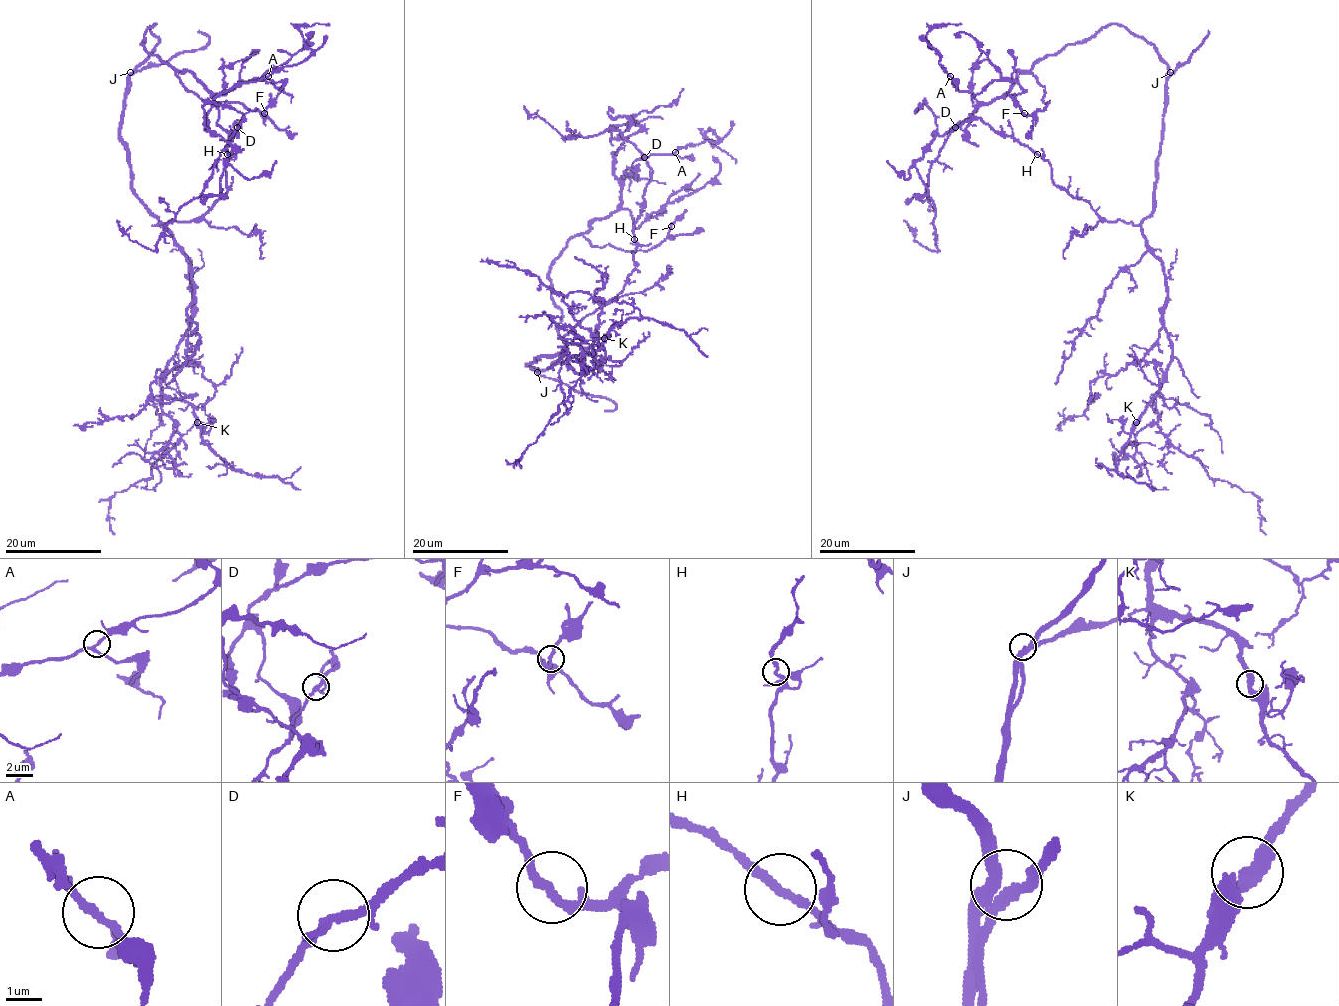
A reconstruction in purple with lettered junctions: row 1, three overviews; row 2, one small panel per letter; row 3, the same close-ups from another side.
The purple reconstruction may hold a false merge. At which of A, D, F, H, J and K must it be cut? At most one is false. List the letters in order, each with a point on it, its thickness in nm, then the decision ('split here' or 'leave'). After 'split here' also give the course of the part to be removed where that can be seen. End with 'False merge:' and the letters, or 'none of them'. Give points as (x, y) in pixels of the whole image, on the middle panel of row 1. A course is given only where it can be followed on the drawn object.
A: (675, 152) | 180 nm | leave
D: (644, 157) | 190 nm | leave
F: (671, 226) | 240 nm | leave
H: (634, 239) | 220 nm | leave
J: (537, 372) | 240 nm | leave
K: (604, 338) | 400 nm | leave
False merge: none of them

